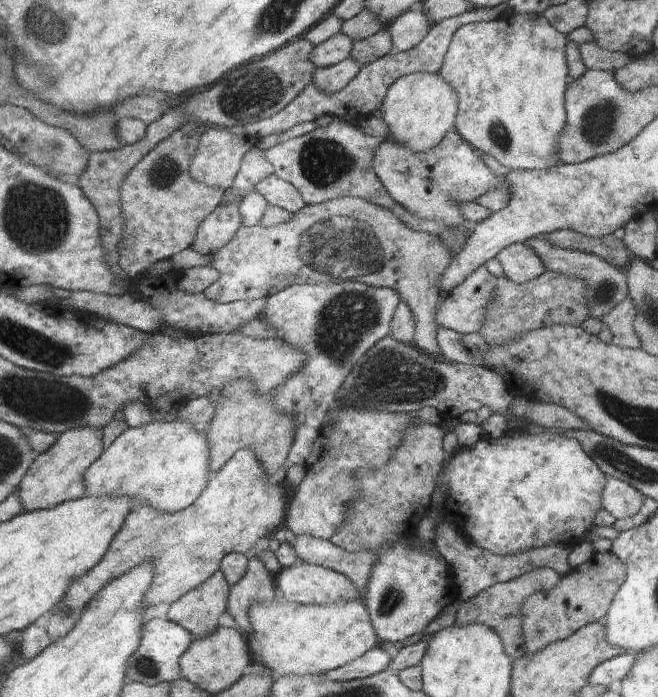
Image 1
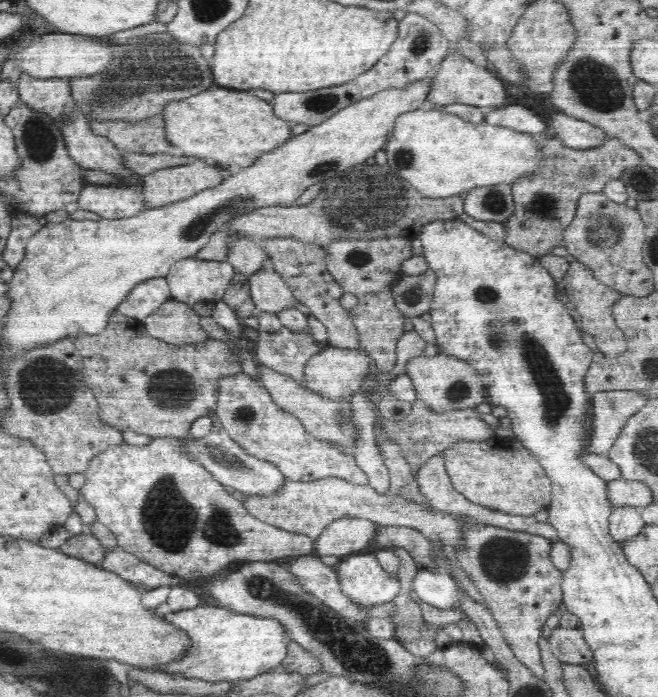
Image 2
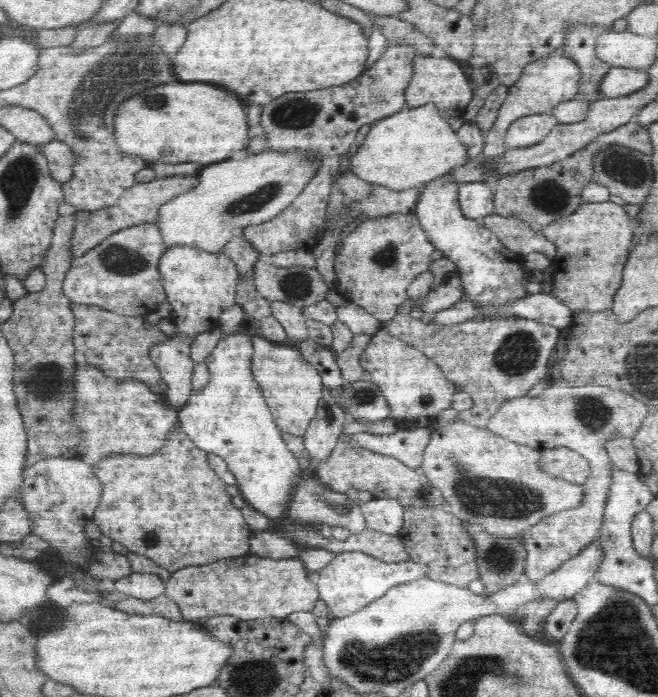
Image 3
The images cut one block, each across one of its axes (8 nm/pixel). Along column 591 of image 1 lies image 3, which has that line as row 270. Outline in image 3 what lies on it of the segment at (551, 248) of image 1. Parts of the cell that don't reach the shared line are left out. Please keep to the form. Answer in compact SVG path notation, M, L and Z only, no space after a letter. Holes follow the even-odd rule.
M264 258L254 265L253 279L260 296L303 309L326 298L331 288L316 268L278 268Z

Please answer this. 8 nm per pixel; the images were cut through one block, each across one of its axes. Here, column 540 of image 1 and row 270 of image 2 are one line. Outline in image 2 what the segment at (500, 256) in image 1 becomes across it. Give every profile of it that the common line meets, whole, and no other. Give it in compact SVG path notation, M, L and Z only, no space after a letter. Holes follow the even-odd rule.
M271 263L249 277L249 287L259 312L276 313L296 306L293 292Z

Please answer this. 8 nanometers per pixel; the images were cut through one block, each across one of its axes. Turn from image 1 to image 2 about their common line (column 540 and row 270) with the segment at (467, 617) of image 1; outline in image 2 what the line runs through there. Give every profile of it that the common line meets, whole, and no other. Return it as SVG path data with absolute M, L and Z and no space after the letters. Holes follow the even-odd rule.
M570 259L569 269L556 286L557 299L566 305L577 327L593 336L599 352L616 357L627 350L626 336L618 328L612 316L613 304L624 294L602 284L585 264Z

